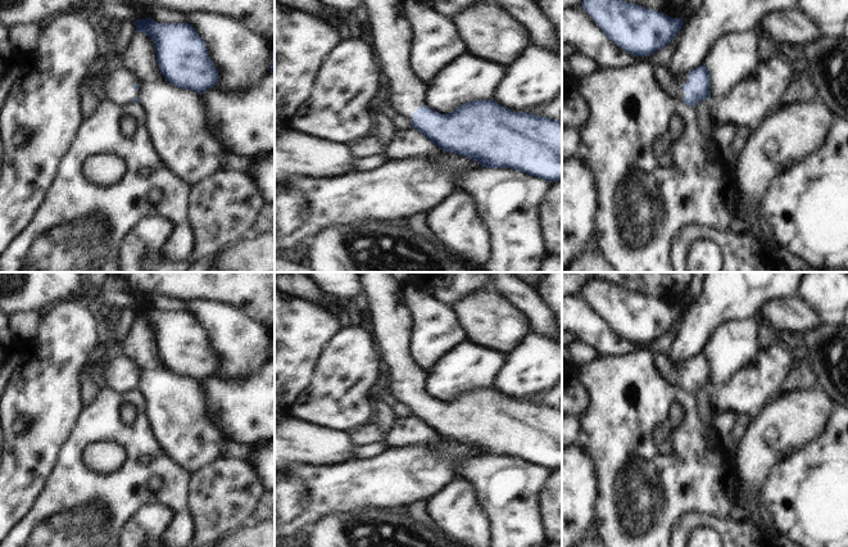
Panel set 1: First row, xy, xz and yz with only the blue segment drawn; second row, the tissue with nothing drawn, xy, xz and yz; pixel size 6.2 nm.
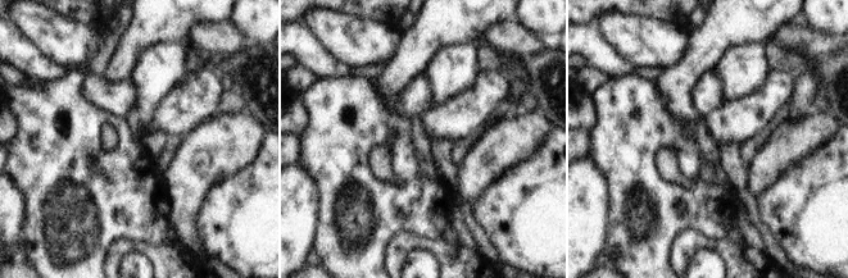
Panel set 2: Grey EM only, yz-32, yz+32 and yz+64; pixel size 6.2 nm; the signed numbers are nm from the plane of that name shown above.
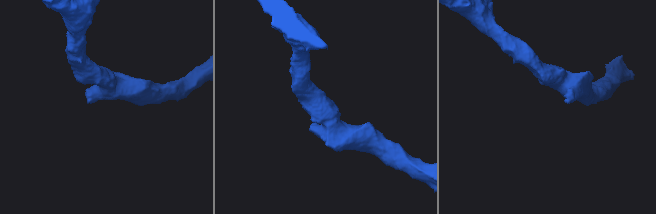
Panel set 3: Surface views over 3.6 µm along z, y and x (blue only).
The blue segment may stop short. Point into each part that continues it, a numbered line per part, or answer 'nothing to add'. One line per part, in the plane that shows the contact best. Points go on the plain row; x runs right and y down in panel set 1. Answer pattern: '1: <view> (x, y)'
1: yz (672, 373).

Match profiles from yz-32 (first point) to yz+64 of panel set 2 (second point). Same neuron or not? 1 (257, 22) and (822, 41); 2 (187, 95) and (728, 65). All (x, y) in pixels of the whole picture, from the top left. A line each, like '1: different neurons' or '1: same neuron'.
1: different neurons
2: different neurons

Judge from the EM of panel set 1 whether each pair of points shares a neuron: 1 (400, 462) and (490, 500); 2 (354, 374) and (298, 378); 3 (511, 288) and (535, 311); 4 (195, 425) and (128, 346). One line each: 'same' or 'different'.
1: different
2: different
3: same
4: same

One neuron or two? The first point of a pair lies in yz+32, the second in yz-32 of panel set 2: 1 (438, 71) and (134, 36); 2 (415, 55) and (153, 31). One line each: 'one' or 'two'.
1: two
2: one

